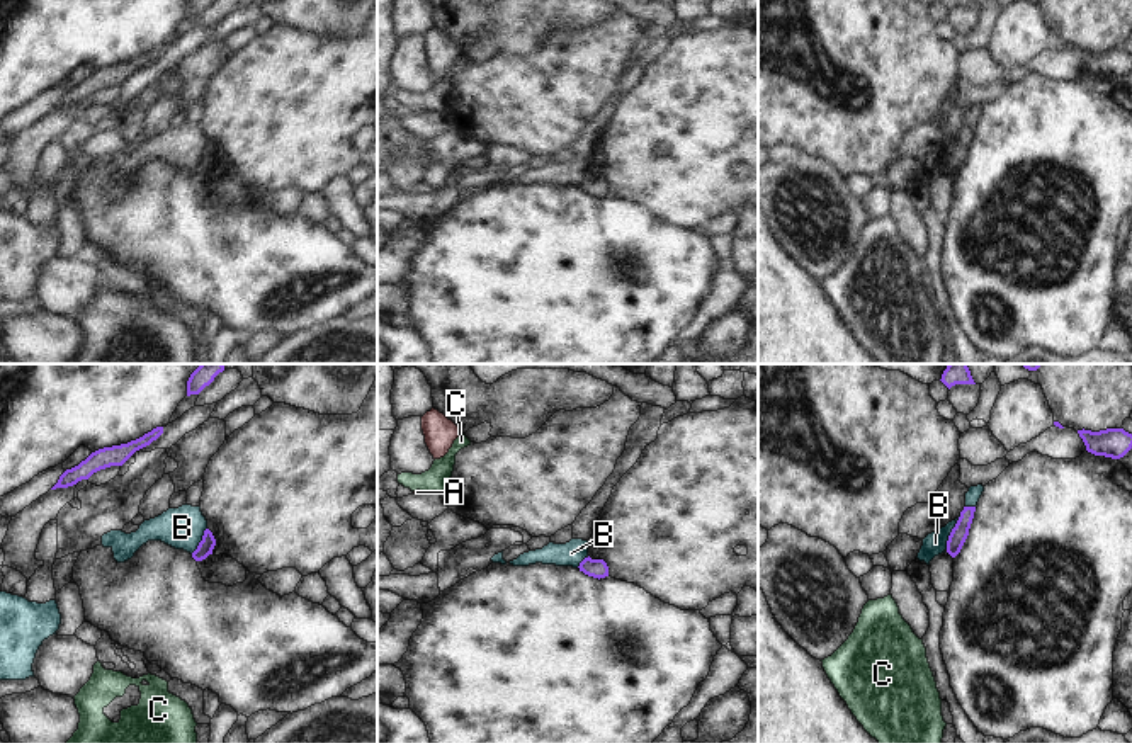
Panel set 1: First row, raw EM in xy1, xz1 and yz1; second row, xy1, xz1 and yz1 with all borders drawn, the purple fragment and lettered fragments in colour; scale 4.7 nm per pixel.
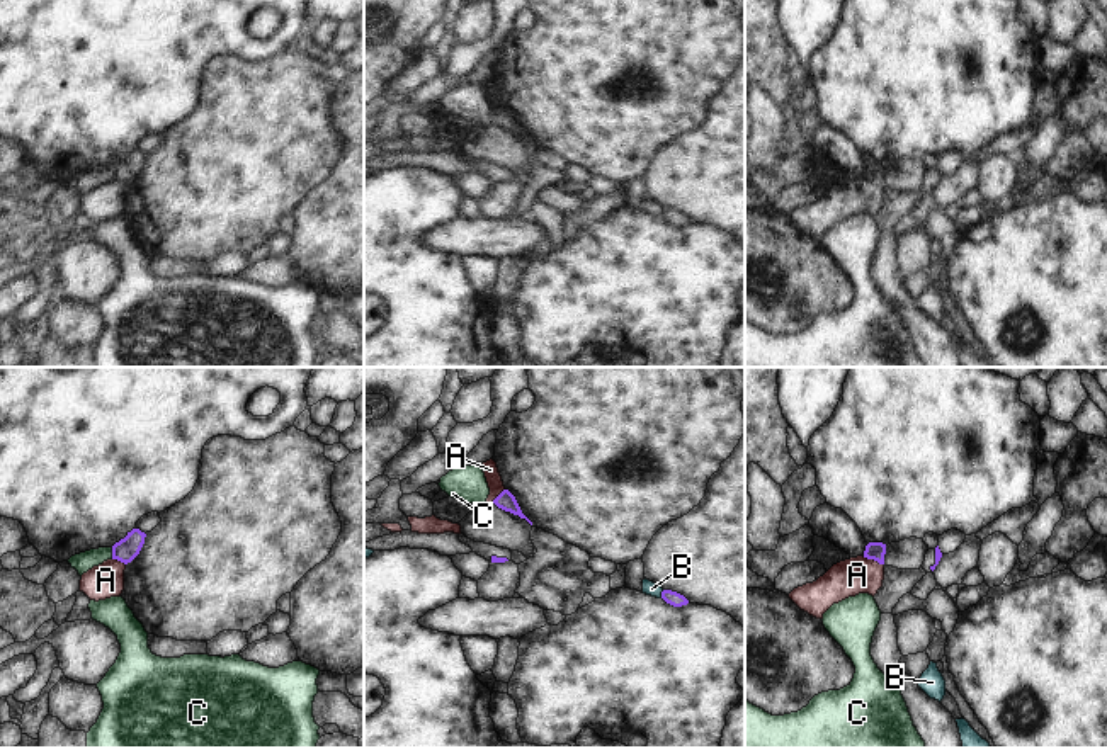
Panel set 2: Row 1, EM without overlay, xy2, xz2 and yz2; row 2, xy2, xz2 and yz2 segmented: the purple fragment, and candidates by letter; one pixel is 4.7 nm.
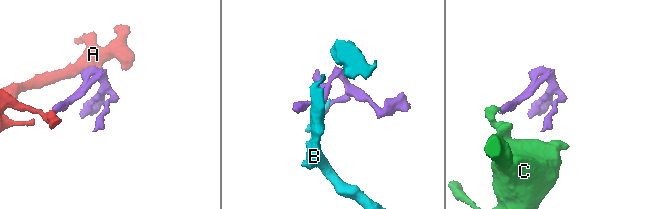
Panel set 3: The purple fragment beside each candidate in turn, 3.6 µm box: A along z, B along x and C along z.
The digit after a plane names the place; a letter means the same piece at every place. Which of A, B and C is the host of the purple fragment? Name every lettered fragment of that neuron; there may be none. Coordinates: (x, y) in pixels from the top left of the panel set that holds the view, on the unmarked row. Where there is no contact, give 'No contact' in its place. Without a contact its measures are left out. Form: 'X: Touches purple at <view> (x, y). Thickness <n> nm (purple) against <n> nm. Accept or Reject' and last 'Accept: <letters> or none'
A: Touches purple at yz2 (873, 177). Thickness 90 nm (purple) against 180 nm. Reject
B: Touches purple at yz1 (950, 152). Thickness 80 nm (purple) against 110 nm. Reject
C: Touches purple at xy2 (113, 172). Thickness 110 nm (purple) against 90 nm. Reject
Accept: none

